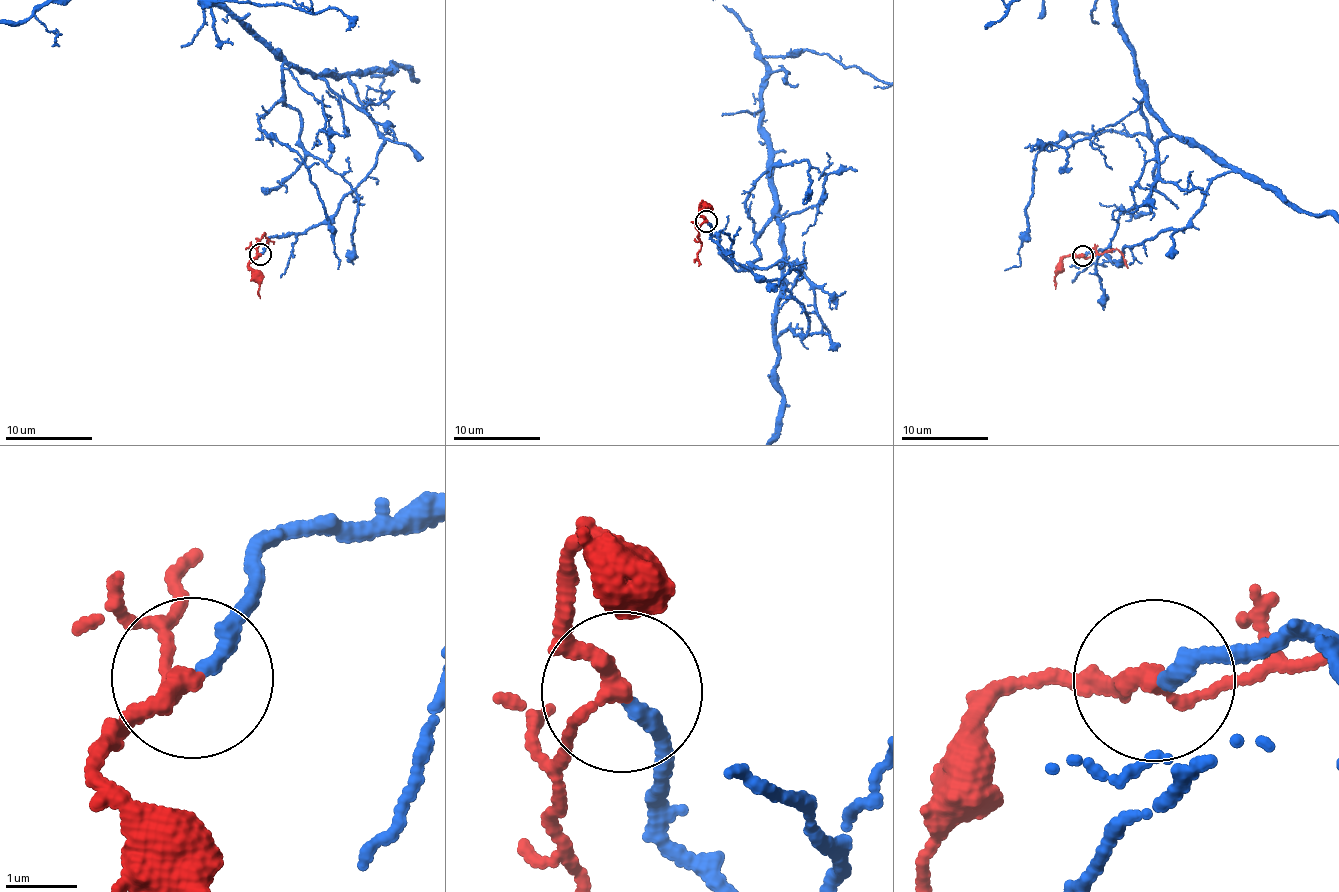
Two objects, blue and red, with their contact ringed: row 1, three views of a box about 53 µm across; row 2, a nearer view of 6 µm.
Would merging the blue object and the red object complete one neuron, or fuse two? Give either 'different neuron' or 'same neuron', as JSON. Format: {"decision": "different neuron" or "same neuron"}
{"decision": "same neuron"}

